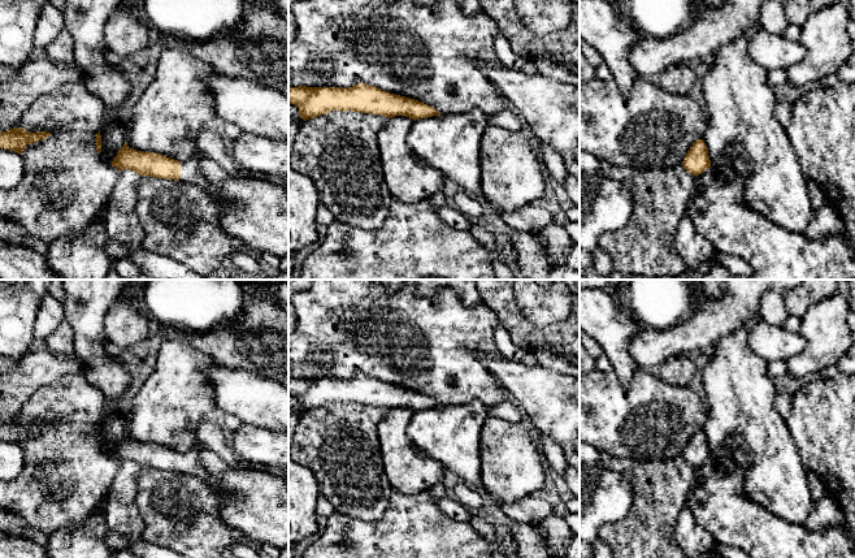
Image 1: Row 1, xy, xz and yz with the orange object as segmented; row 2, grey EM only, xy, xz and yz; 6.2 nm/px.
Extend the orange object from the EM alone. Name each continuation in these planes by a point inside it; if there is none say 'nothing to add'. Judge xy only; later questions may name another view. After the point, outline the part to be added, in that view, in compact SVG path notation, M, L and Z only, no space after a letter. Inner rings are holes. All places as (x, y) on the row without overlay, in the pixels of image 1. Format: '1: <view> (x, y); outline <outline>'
1: xy (190, 462); outline M194 446L187 453L181 454L181 473L188 473L204 480L216 493L221 490L220 481L204 470L198 447Z

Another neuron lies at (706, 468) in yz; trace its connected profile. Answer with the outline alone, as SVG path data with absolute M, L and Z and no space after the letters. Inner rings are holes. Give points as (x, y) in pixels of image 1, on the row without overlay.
M709 458L702 466L694 468L695 483L693 485L693 490L699 488L706 481L707 476L712 472L713 467L715 462Z

